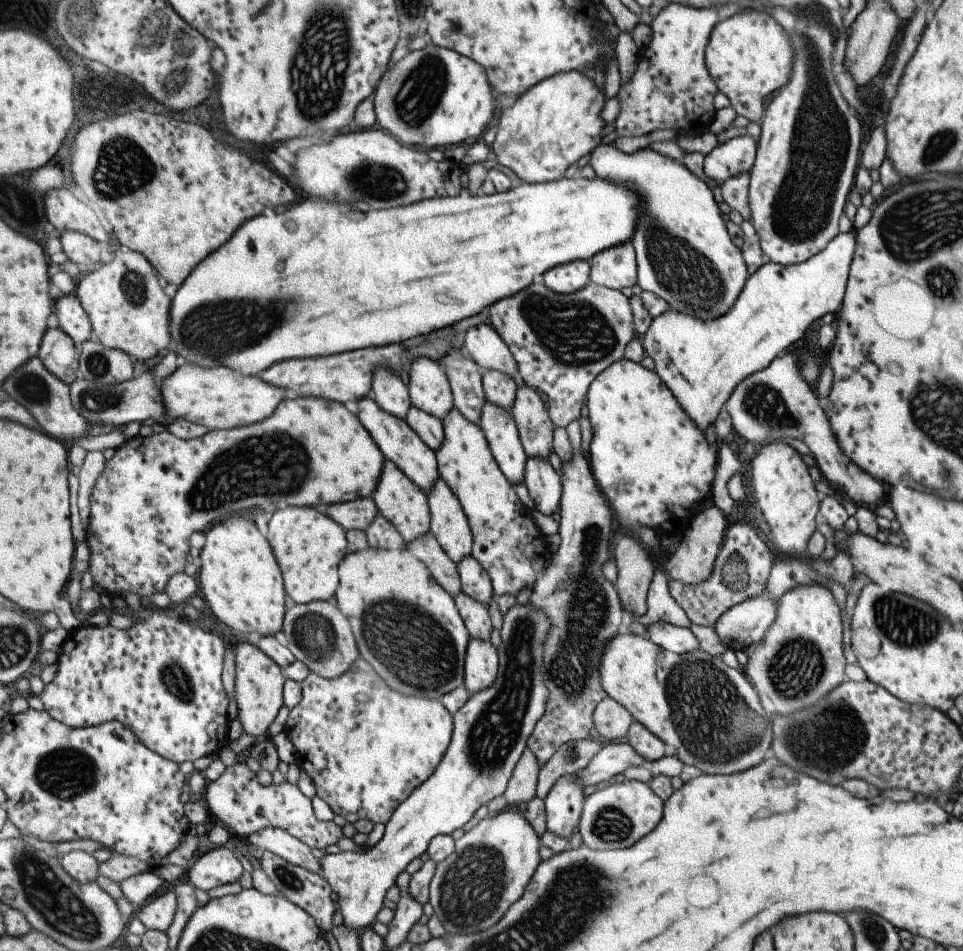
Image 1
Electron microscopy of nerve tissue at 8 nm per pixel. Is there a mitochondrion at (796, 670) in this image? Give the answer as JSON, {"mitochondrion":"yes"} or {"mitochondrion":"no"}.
{"mitochondrion":"yes"}

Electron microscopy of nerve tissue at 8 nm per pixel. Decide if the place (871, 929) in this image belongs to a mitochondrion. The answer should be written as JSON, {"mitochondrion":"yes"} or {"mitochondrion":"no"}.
{"mitochondrion":"yes"}

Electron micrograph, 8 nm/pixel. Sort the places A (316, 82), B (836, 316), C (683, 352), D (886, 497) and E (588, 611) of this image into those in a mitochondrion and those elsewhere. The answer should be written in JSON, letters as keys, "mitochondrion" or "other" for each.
{"A":"mitochondrion","B":"other","C":"other","D":"other","E":"mitochondrion"}

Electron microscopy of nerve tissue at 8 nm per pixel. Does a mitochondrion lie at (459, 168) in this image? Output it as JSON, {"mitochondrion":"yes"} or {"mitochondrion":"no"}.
{"mitochondrion":"no"}

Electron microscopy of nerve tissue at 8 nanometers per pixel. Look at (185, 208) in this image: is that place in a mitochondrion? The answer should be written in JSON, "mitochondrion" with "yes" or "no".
{"mitochondrion":"no"}

